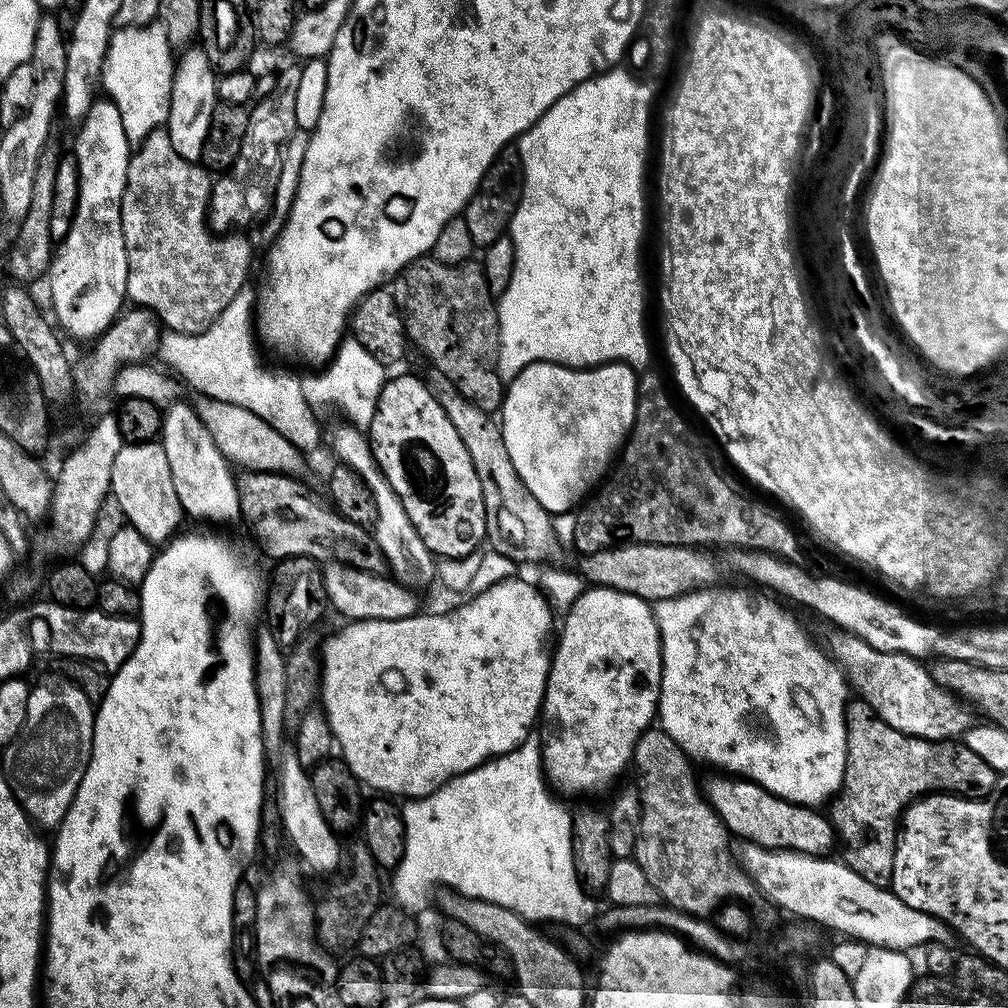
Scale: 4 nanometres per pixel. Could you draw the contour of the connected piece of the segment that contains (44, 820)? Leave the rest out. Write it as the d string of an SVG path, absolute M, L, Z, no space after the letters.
M75 683L44 684L41 688L33 687L26 702L26 718L22 722L22 730L13 740L8 741L4 752L4 768L2 774L14 794L14 798L22 806L29 820L41 829L55 830L66 818L74 798L78 794L78 786L88 769L92 757L92 735L96 725L93 701Z

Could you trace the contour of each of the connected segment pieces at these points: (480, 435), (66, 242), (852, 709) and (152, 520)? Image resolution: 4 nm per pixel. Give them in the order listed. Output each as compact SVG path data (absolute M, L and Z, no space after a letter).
M436 374L433 377L433 380L430 380L431 387L438 393L442 410L446 410L446 418L450 418L450 422L454 422L454 430L458 430L458 438L462 438L462 446L466 446L466 450L470 454L470 462L474 462L474 474L478 474L478 482L482 482L482 502L486 514L484 535L487 543L489 545L492 543L492 548L498 555L505 556L508 560L517 560L520 564L541 563L540 565L543 565L548 562L543 562L543 560L550 559L558 548L558 541L552 525L553 513L544 509L542 502L538 502L538 498L534 498L534 494L530 494L530 490L526 490L522 478L518 478L518 470L514 470L514 462L510 460L510 450L506 450L506 442L497 417L476 404L470 403L443 376Z
M110 98L100 99L93 99L90 110L78 124L80 133L76 136L76 172L80 175L80 189L76 199L76 213L66 238L59 241L46 273L48 292L52 295L52 308L56 311L55 323L61 329L64 327L70 335L77 336L80 340L90 339L89 341L99 338L114 323L125 307L128 295L128 255L126 238L122 234L122 194L126 190L130 145L122 126L122 114L118 114L118 106L114 106Z
M849 699L848 707L844 709L846 722L846 766L844 767L844 782L831 801L830 819L836 829L839 843L844 843L843 863L848 864L862 878L884 886L892 879L894 866L894 850L896 849L896 834L904 809L913 800L919 800L929 794L955 794L970 800L983 800L990 795L996 785L997 772L978 758L974 750L970 750L959 739L927 740L917 736L902 734L902 730L894 730L894 726L886 726L876 711L865 700Z
M159 443L129 444L120 449L118 458L114 458L110 496L124 511L128 519L125 521L142 533L153 546L167 544L181 531L180 519L185 519L186 513L175 494L170 465Z

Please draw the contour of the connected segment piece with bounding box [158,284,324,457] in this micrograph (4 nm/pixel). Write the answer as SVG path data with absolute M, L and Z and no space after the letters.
M245 285L238 294L234 296L233 302L222 310L222 314L215 321L196 335L178 334L174 330L165 331L161 335L158 345L158 356L173 369L175 375L180 374L181 378L188 382L197 395L206 395L216 401L233 402L236 406L242 406L254 412L257 416L267 422L268 425L278 430L287 441L299 449L305 457L318 453L324 448L324 436L321 432L317 413L311 408L302 396L300 379L297 375L290 376L284 372L272 372L262 366L256 352L256 334L254 331L254 311L257 293L251 289L251 285Z

